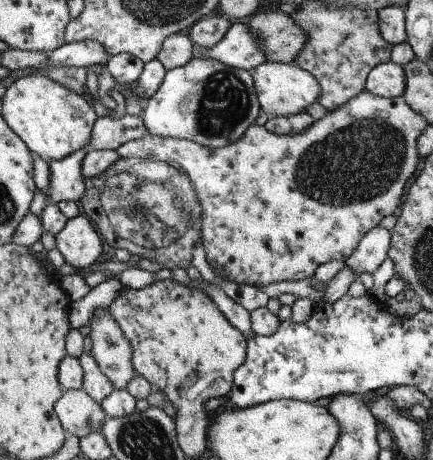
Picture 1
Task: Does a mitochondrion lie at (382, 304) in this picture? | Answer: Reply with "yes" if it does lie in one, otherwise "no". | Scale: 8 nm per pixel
no

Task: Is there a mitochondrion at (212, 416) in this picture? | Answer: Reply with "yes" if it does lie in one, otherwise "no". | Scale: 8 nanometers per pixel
no

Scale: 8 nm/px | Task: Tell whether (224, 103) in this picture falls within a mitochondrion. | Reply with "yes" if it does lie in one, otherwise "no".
yes

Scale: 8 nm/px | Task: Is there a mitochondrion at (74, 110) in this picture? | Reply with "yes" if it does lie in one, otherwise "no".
yes

